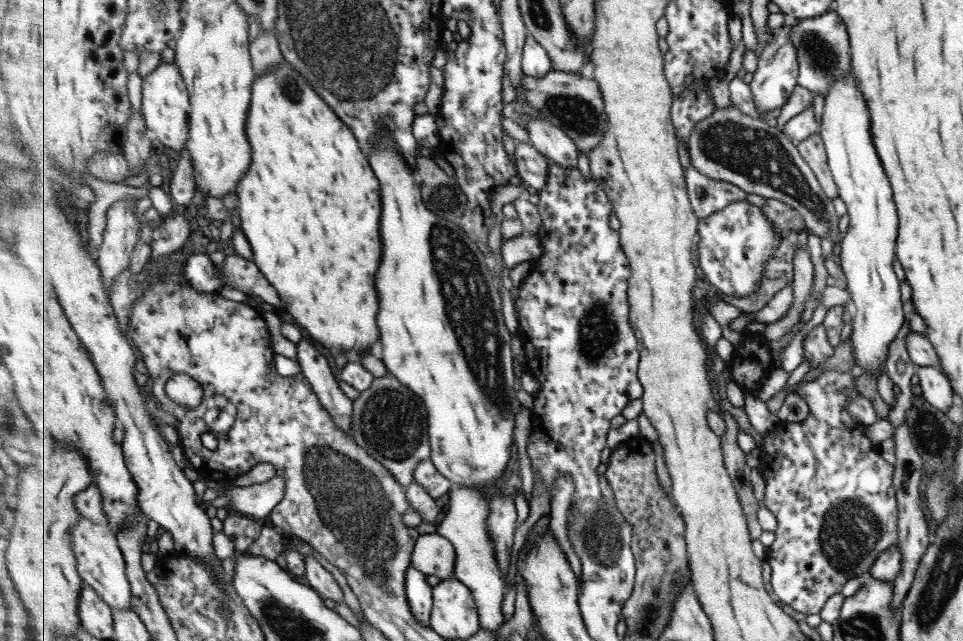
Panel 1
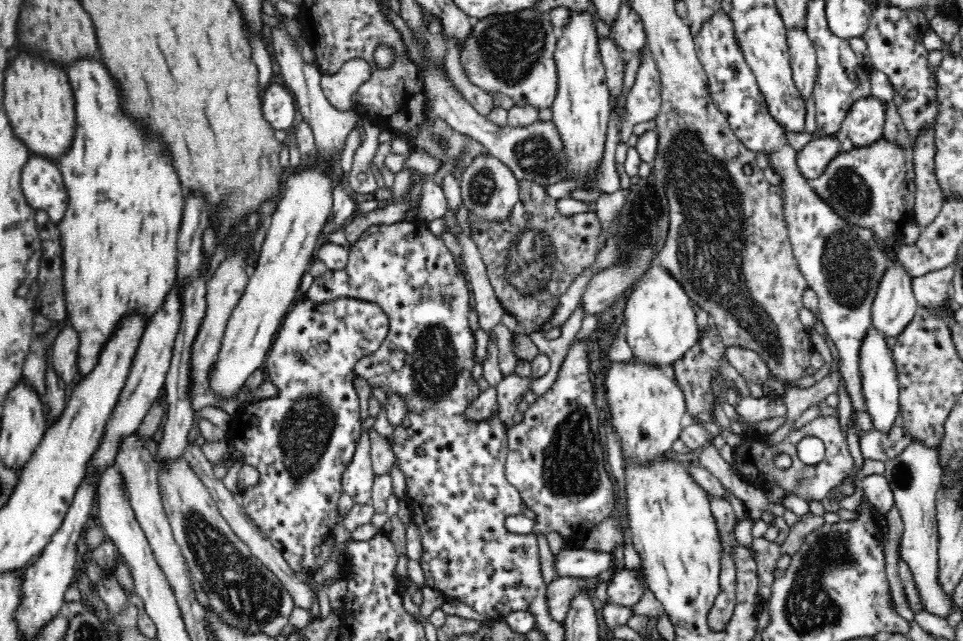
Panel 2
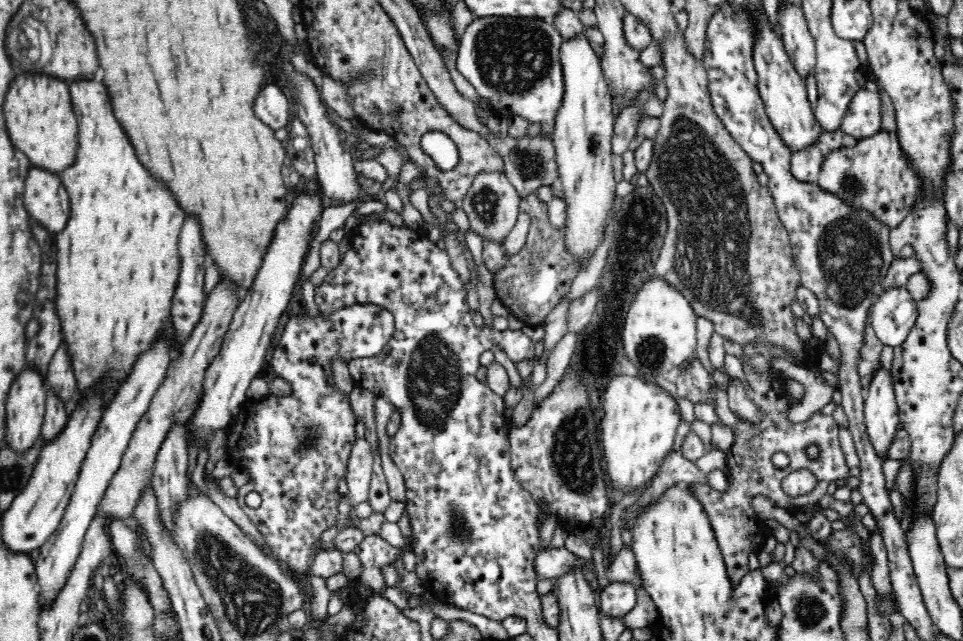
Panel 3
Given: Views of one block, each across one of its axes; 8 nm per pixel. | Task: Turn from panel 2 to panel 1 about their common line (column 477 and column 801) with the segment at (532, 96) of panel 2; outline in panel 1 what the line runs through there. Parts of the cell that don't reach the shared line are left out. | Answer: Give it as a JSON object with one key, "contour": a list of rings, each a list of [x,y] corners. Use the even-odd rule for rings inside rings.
{"contour":[[[834,10],[816,18],[795,21],[791,39],[797,48],[800,68],[798,84],[811,94],[819,93],[824,98],[831,91],[832,84],[839,79],[839,75],[843,77],[852,70],[851,46],[846,25]]]}

